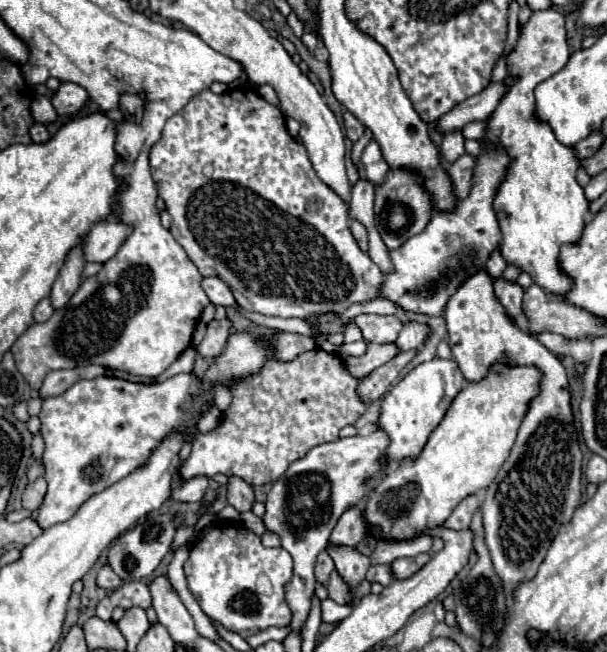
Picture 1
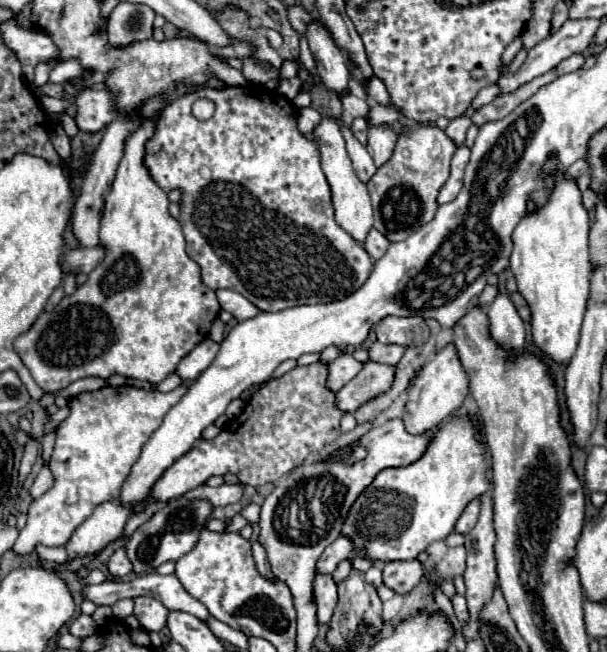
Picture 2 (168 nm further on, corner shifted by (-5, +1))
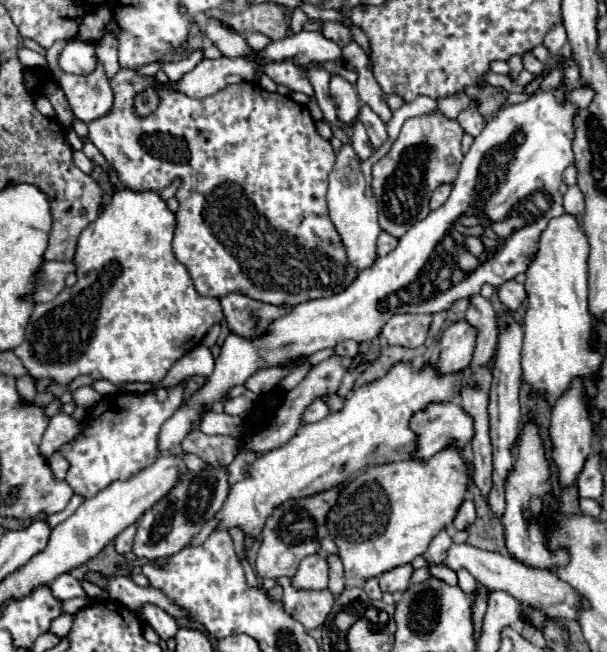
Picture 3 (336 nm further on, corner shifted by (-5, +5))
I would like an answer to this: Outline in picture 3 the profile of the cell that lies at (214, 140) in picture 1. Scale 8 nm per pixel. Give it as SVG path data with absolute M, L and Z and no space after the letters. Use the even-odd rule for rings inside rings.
M121 68L119 74L115 78L111 78L111 88L115 92L113 112L109 112L107 116L89 124L89 138L103 152L103 156L107 158L111 168L115 168L115 172L119 176L119 184L123 188L129 188L135 192L147 192L147 190L161 192L163 188L167 188L175 180L179 180L179 188L175 194L179 208L175 212L177 228L175 228L175 236L173 236L173 254L187 268L195 290L201 296L211 296L211 298L223 298L223 296L235 292L235 294L243 294L243 296L249 296L253 300L275 304L275 306L295 306L295 304L301 304L301 302L307 302L313 298L325 298L325 296L333 296L333 294L343 292L355 280L357 270L349 264L349 260L345 256L343 242L341 242L335 226L331 224L327 200L325 200L327 176L335 164L335 152L333 152L331 144L317 134L315 120L313 120L309 108L297 104L289 96L281 96L277 92L273 92L273 94L265 92L257 82L239 82L239 84L229 84L227 88L215 92L213 96L199 98L199 100L189 98L187 94L183 94L179 90L159 86L159 98L161 98L159 108L145 118L135 116L135 106L133 106L135 94L139 94L143 88L153 88L155 84L157 84L155 76L143 76L137 70Z

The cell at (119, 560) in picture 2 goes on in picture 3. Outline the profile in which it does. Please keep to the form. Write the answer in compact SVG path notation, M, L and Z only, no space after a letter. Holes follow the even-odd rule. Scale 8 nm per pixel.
M131 524L129 528L125 528L125 530L117 536L117 540L115 540L115 550L117 550L119 554L131 552L133 538L135 538L135 528L137 528L137 524Z

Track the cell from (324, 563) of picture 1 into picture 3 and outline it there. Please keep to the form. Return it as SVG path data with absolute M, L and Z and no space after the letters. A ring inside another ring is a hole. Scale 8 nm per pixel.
M288 577L264 580L263 589L271 588L275 583L283 586L283 598L281 598L283 610L297 622L301 622L307 632L321 626L335 604L329 590L319 590L319 592L295 590Z

